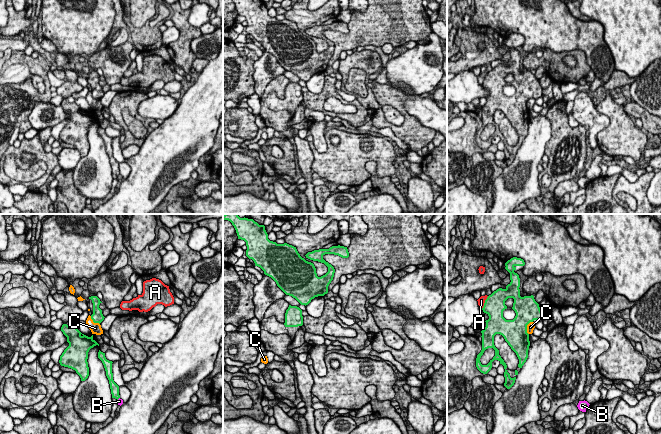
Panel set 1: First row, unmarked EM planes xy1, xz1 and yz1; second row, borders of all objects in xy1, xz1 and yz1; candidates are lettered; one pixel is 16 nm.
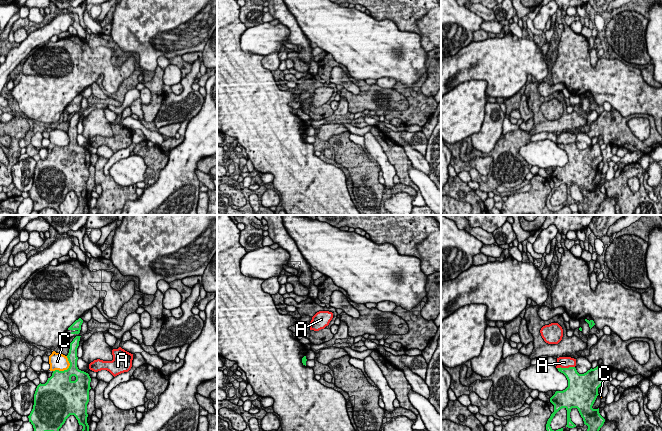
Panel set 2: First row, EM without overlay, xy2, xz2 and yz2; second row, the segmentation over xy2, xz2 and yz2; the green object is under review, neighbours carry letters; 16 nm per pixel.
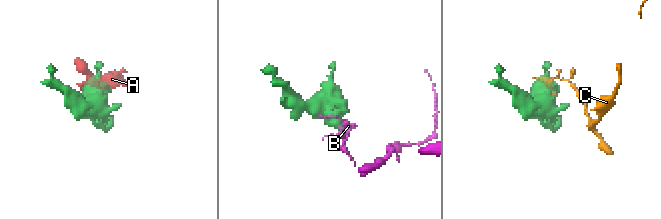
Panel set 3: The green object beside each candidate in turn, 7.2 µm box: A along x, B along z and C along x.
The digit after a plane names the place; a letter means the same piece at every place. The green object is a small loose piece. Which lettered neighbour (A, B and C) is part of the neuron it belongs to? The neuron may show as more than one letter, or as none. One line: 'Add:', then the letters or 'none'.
Add: none

